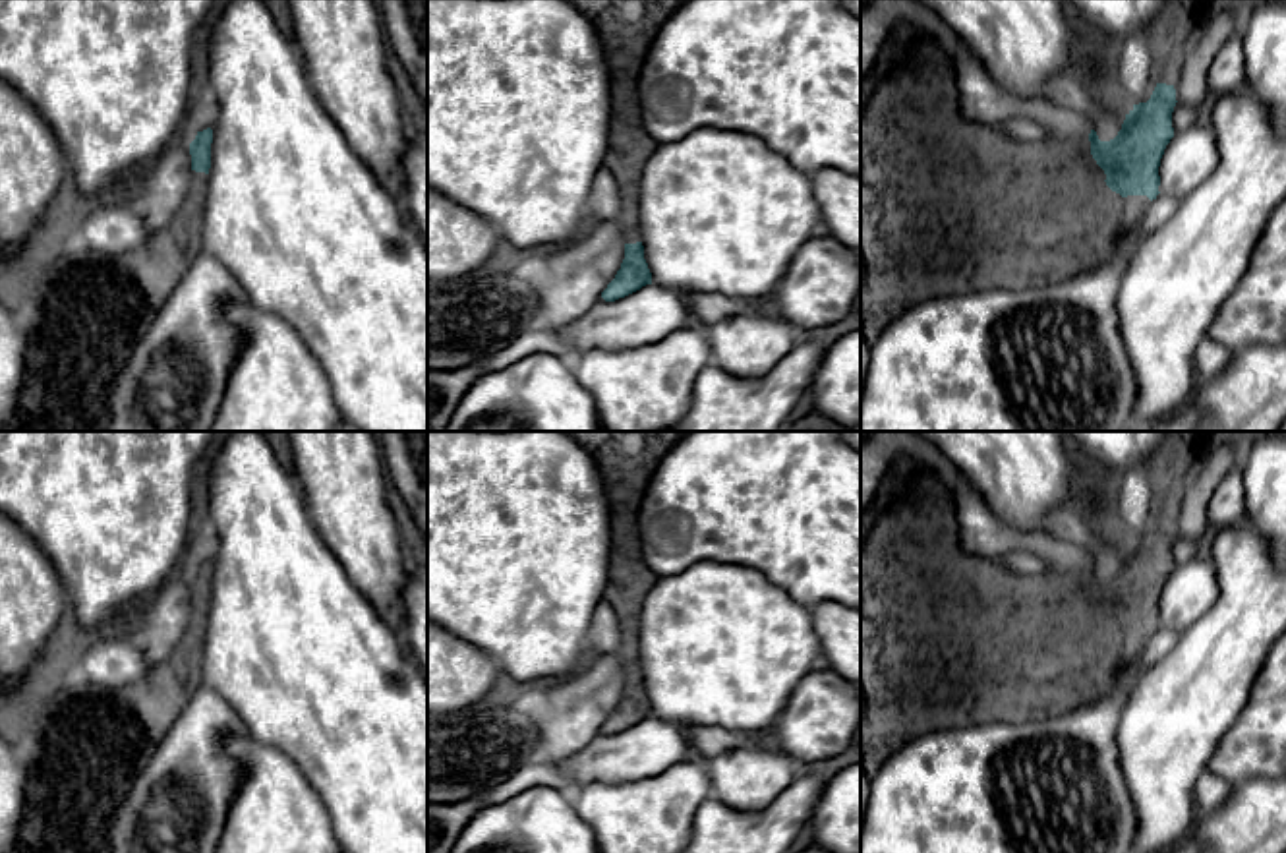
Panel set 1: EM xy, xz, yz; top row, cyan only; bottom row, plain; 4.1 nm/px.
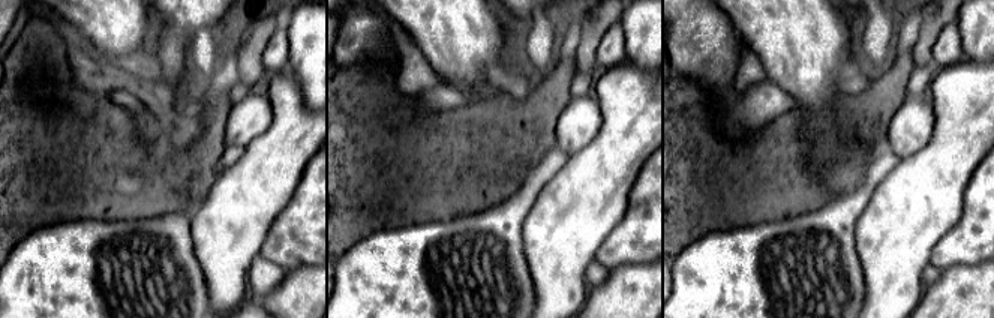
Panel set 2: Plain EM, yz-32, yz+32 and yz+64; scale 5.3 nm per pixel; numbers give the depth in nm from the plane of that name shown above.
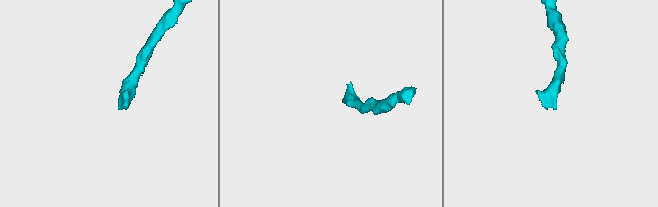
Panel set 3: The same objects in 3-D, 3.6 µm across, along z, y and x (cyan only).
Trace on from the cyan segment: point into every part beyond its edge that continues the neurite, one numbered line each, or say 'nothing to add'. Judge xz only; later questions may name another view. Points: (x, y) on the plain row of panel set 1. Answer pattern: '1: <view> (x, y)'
1: xz (625, 461)

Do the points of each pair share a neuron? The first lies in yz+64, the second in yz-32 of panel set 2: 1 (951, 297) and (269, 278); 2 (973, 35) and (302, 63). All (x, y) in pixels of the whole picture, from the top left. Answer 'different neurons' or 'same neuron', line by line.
1: different neurons
2: same neuron

